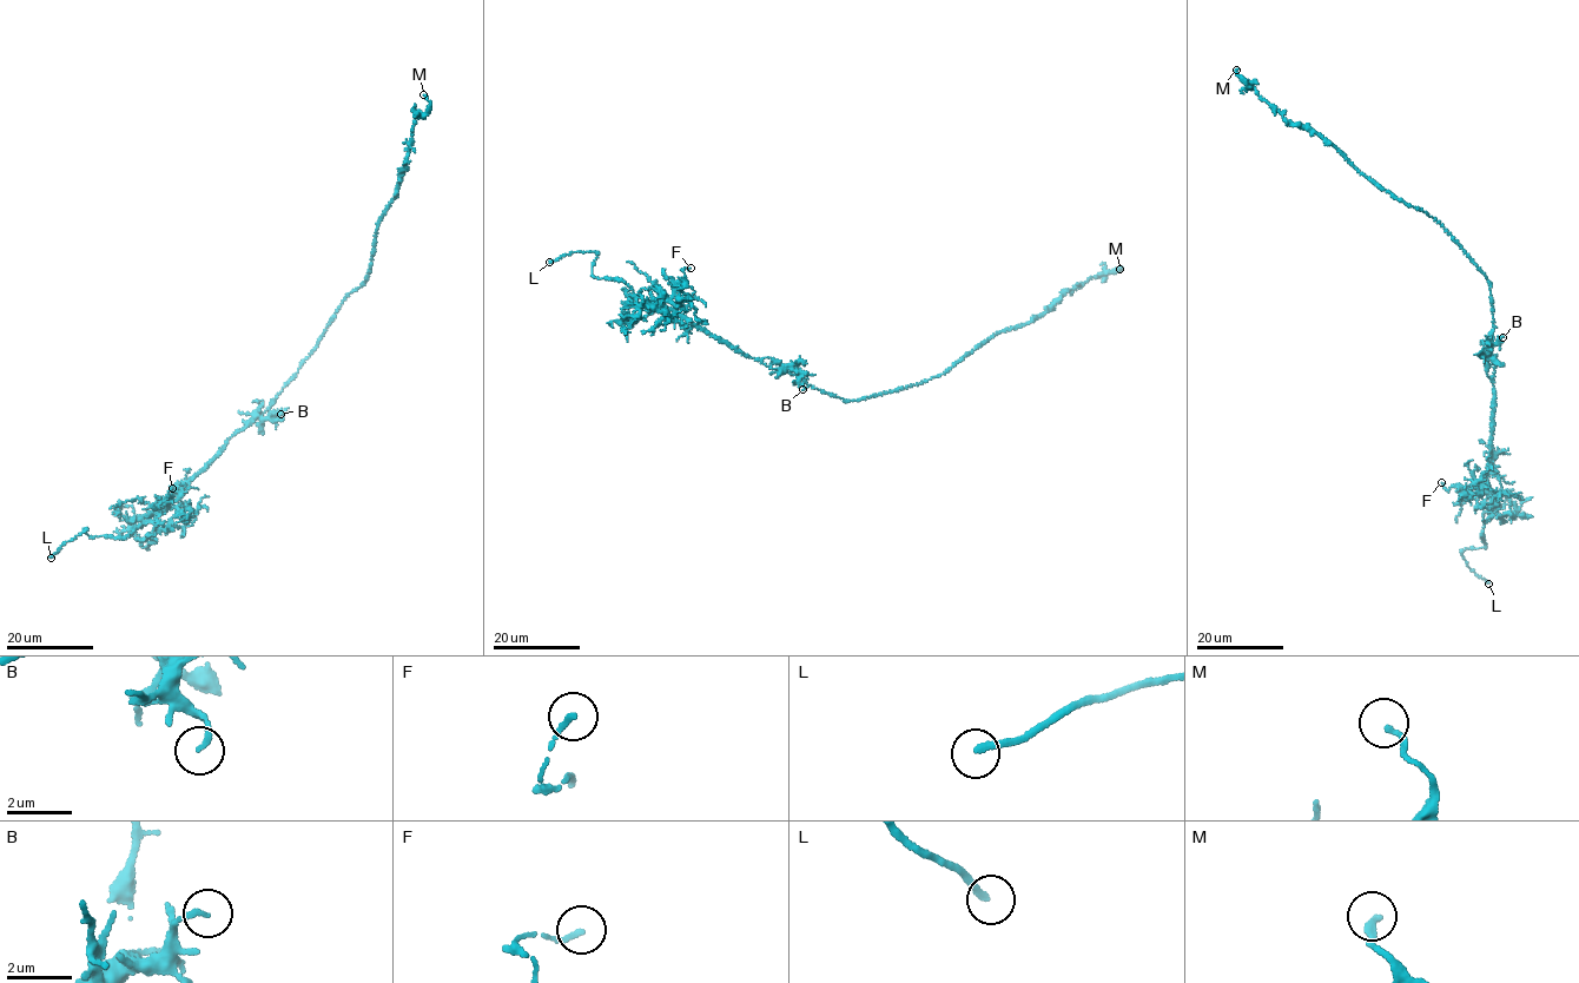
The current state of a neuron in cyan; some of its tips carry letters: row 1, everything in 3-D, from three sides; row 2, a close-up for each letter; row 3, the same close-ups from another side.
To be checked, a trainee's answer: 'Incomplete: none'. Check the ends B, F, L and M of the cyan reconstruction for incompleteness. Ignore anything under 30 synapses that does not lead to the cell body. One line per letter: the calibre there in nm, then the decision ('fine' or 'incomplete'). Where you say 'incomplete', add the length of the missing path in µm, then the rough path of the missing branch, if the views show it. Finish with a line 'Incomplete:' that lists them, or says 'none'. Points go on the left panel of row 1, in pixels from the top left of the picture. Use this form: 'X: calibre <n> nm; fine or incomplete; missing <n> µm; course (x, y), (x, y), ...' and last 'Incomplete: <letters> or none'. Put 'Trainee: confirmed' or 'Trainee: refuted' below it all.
B: calibre 150 nm; fine
F: calibre 160 nm; fine
L: calibre 200 nm; incomplete; missing 10 µm; course (51, 558), (46, 578), (54, 586)
M: calibre 160 nm; fine
Incomplete: L
Trainee: refuted

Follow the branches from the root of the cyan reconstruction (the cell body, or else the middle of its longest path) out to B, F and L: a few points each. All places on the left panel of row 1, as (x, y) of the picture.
B: (295, 376), (273, 404), (238, 431), (257, 417), (266, 419), (281, 414)
F: (295, 376), (273, 404), (232, 436), (219, 455), (163, 509), (172, 496), (167, 496), (172, 488)
L: (295, 376), (273, 404), (232, 436), (154, 519), (121, 538), (88, 536), (85, 528), (51, 558)

